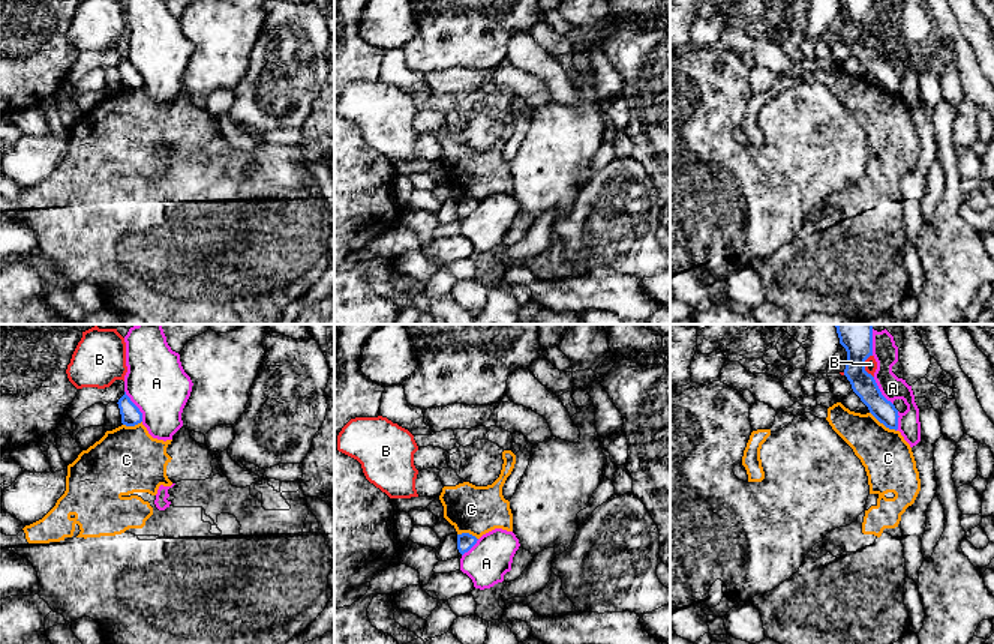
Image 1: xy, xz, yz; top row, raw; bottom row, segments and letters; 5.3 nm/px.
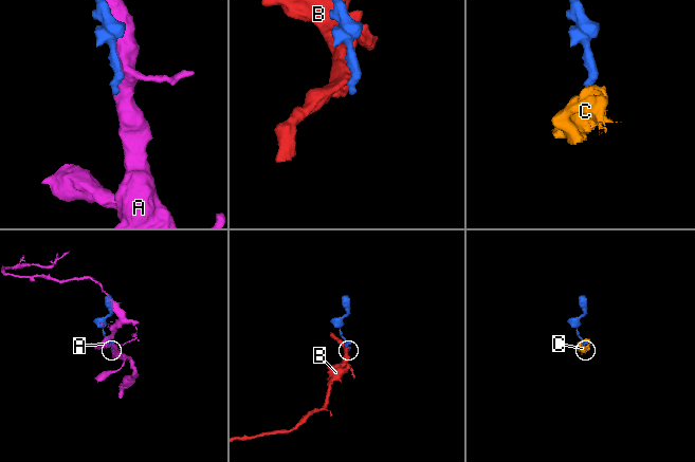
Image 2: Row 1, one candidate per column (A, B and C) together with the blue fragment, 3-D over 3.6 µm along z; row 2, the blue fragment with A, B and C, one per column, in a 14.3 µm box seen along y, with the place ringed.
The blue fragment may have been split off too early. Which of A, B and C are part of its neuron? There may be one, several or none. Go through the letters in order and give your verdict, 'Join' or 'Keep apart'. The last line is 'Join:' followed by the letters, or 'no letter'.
A: Keep apart
B: Keep apart
C: Keep apart
Join: no letter

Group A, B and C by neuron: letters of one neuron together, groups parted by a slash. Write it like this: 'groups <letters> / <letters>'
groups A / B / C

